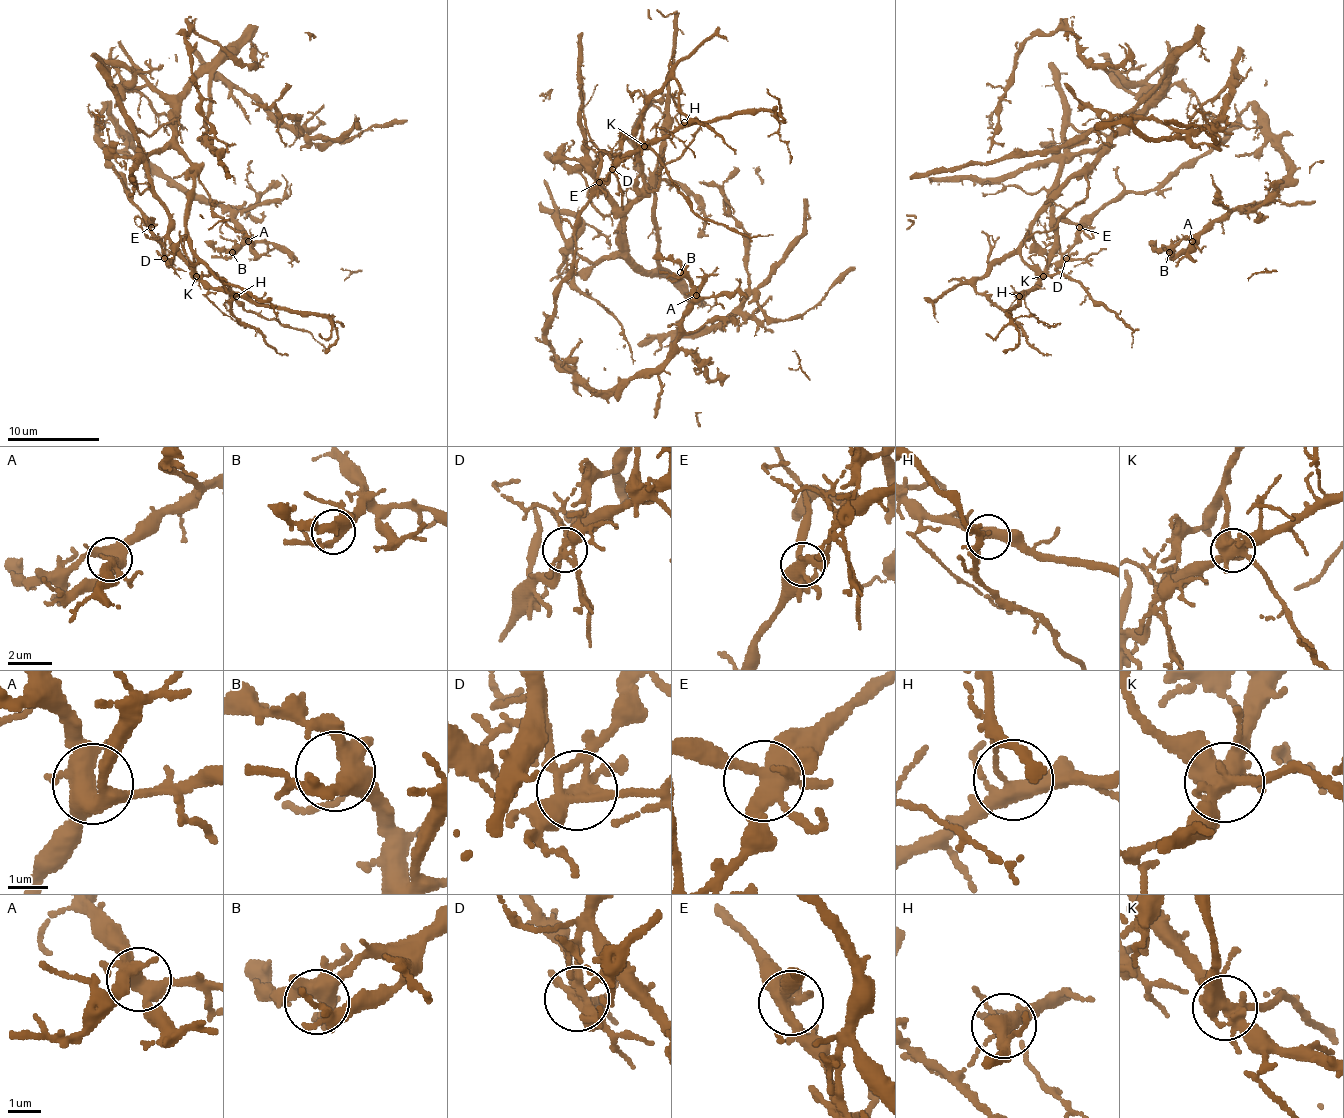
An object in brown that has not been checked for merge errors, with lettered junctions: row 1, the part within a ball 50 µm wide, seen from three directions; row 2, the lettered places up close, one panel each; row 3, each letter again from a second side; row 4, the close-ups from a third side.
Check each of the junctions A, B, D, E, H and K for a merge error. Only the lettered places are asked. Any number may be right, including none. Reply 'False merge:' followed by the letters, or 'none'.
False merge: D, K

